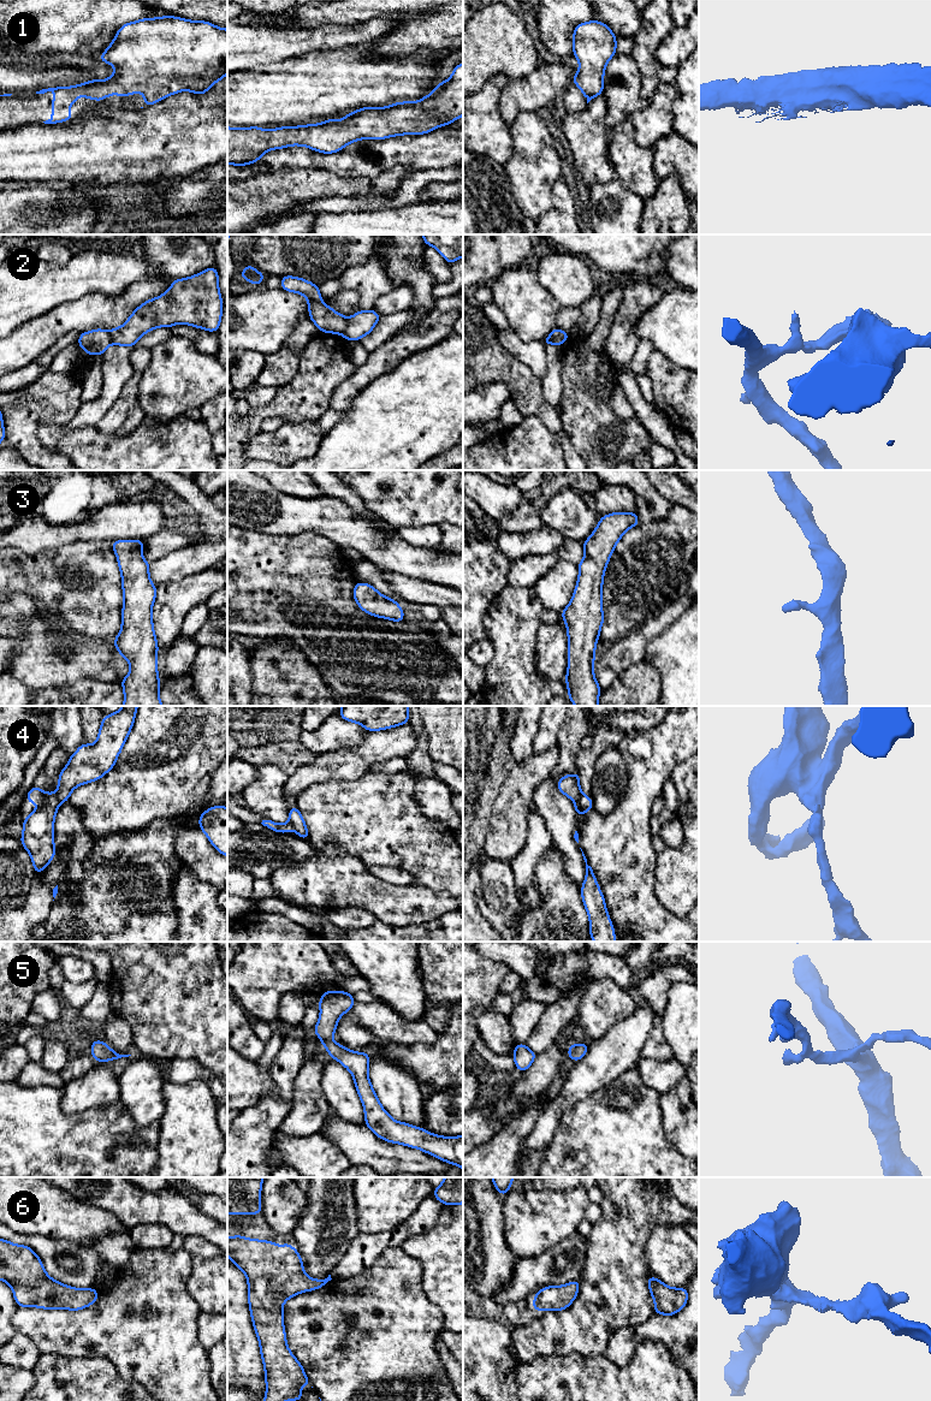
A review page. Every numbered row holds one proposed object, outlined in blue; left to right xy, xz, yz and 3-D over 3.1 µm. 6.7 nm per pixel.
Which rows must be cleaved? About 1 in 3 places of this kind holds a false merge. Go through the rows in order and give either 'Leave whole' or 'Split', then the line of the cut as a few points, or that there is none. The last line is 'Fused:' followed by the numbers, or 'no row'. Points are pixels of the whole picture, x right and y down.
1: Leave whole. No split
2: Split. Split along xz (348, 319), (341, 333)
3: Leave whole. No split
4: Split. Split along xy (54, 794), (60, 802)
5: Leave whole. No split
6: Leave whole. No split
Fused: 2, 4

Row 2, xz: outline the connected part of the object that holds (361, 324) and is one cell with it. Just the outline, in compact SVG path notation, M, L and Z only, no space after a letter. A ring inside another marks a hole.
M361 310L348 319L344 332L345 340L358 342L362 337L368 336L381 317L374 310Z

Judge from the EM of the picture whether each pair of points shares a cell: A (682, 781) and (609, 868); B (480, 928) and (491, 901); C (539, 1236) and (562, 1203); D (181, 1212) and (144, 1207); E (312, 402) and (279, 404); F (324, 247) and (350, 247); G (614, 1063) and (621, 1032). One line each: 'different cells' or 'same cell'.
A: different cells
B: different cells
C: same cell
D: same cell
E: same cell
F: same cell
G: same cell

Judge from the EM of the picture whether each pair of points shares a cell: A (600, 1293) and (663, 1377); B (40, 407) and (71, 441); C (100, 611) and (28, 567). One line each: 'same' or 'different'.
A: different
B: different
C: same

